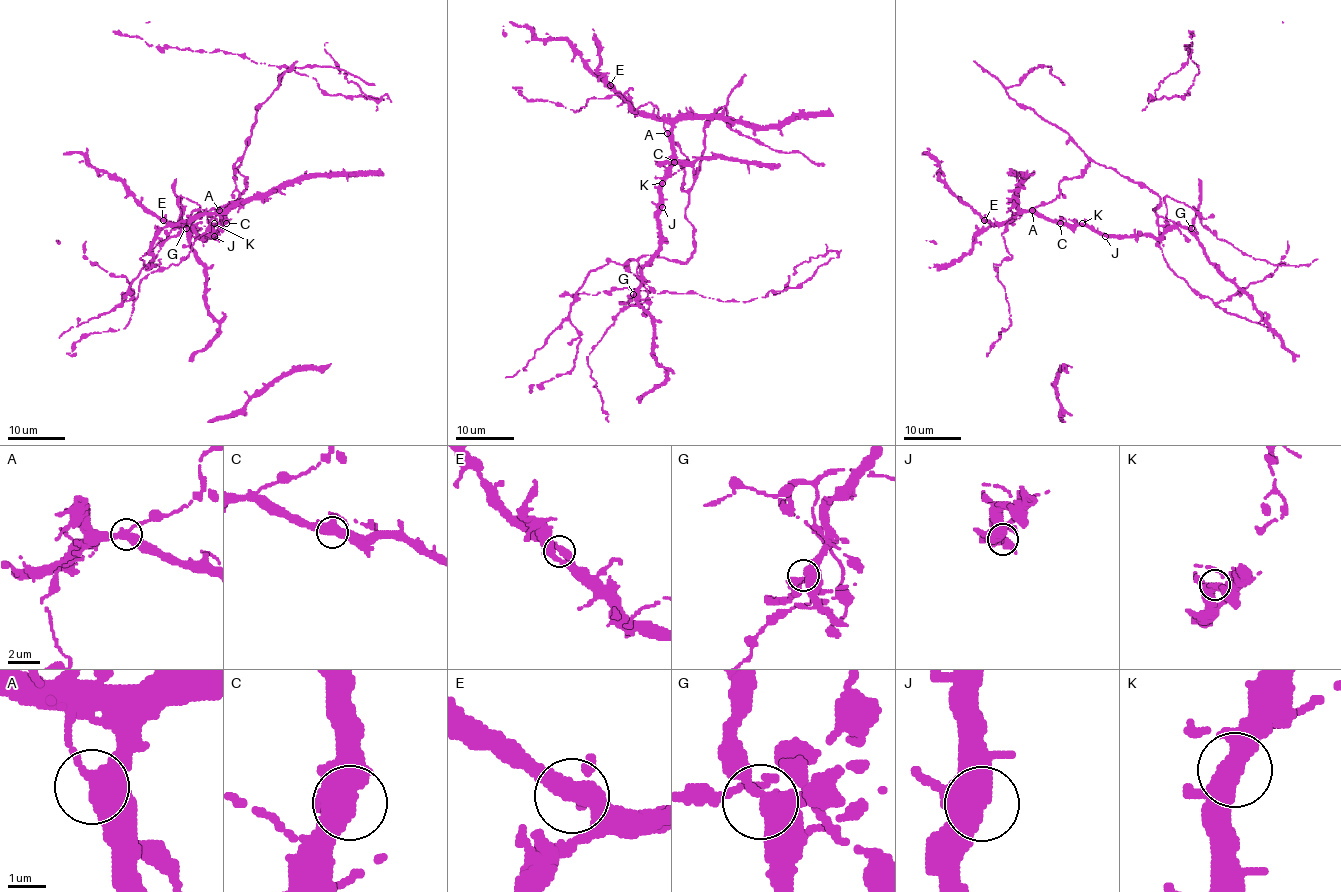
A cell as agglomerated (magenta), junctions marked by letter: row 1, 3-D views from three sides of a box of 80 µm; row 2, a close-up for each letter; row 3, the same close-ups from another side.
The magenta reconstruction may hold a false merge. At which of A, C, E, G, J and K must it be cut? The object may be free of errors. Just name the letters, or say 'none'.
none

